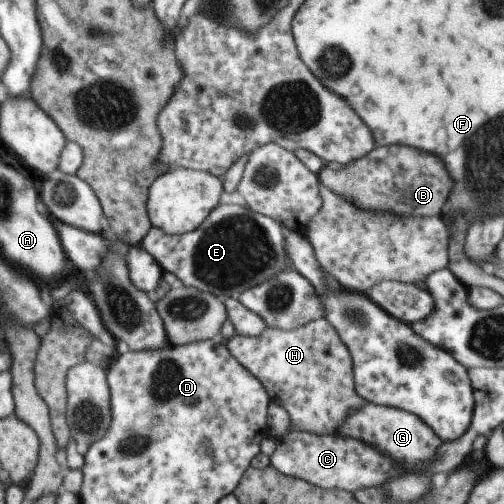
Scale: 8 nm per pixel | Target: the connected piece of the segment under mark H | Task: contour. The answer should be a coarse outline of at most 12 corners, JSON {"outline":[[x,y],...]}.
{"outline":[[323,317],[225,347],[287,412],[331,434],[366,404]]}

